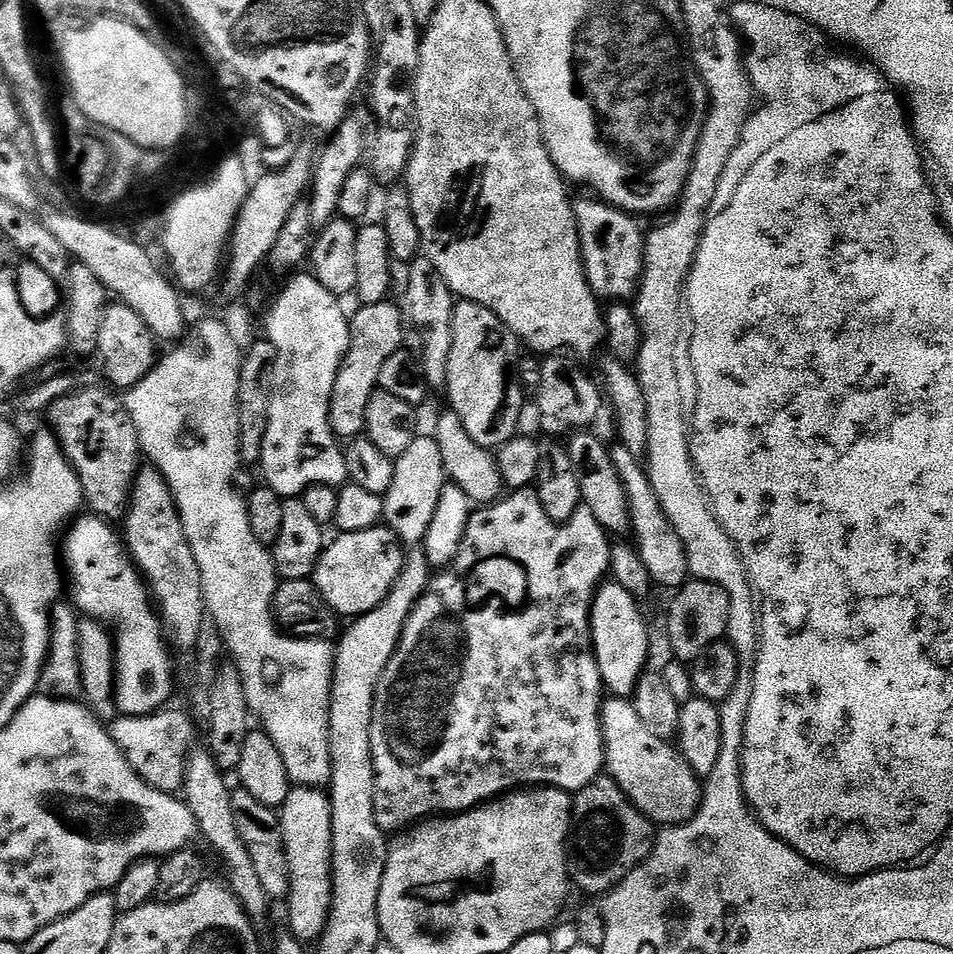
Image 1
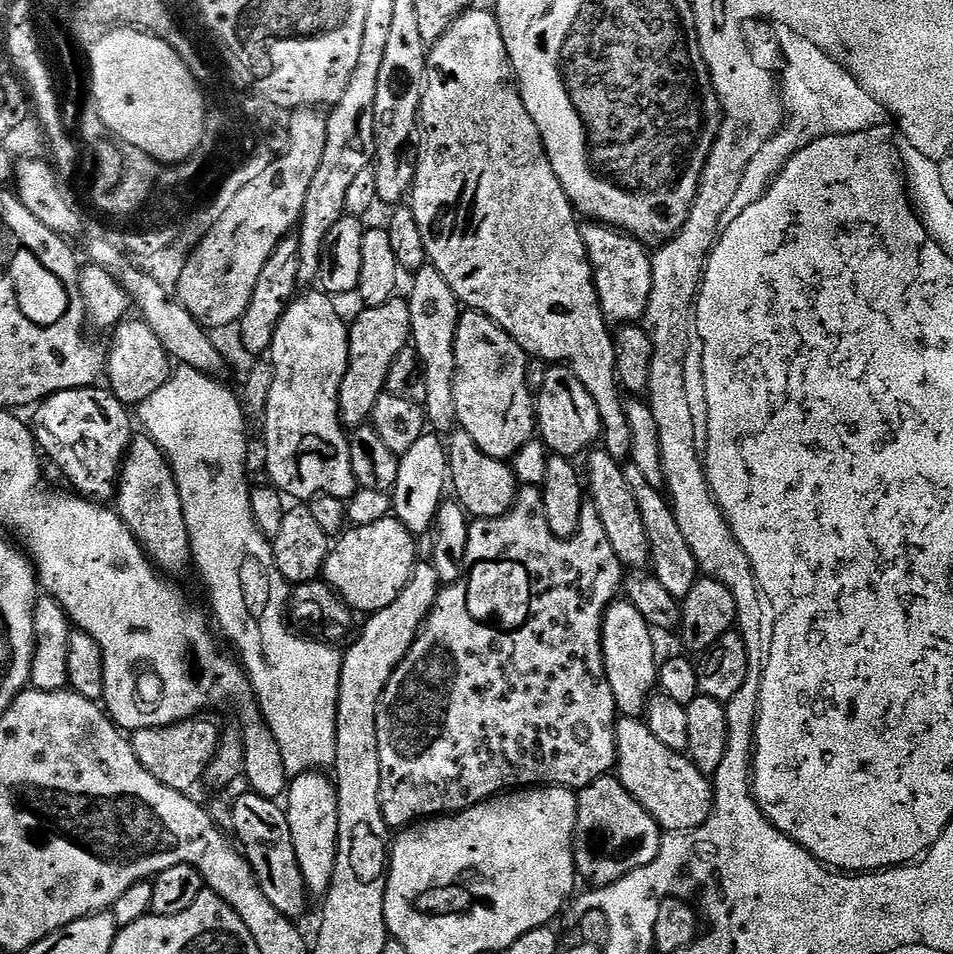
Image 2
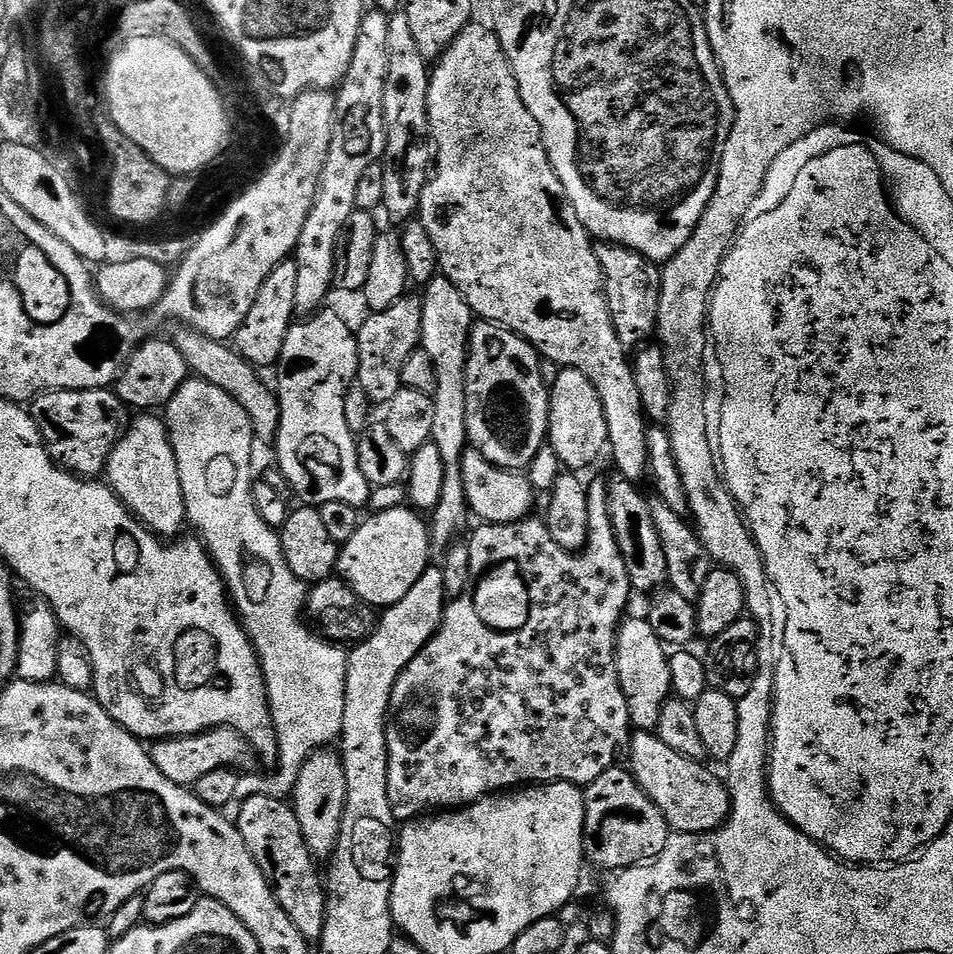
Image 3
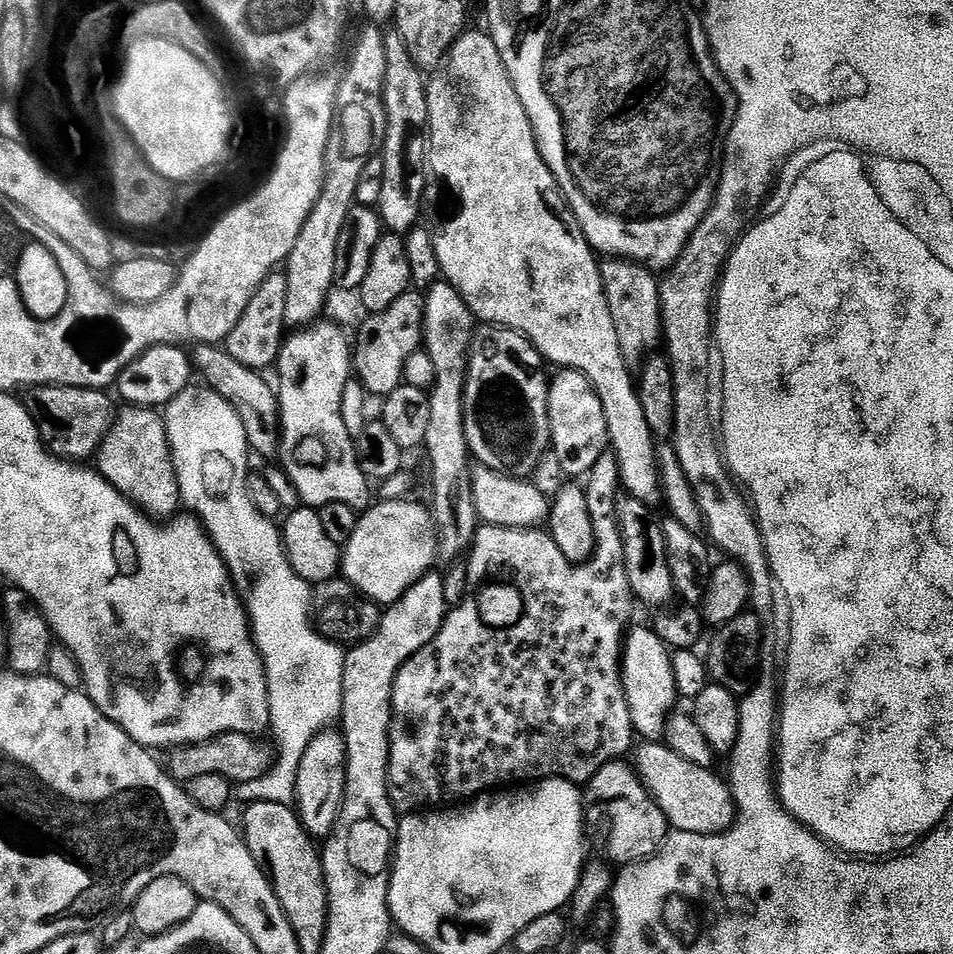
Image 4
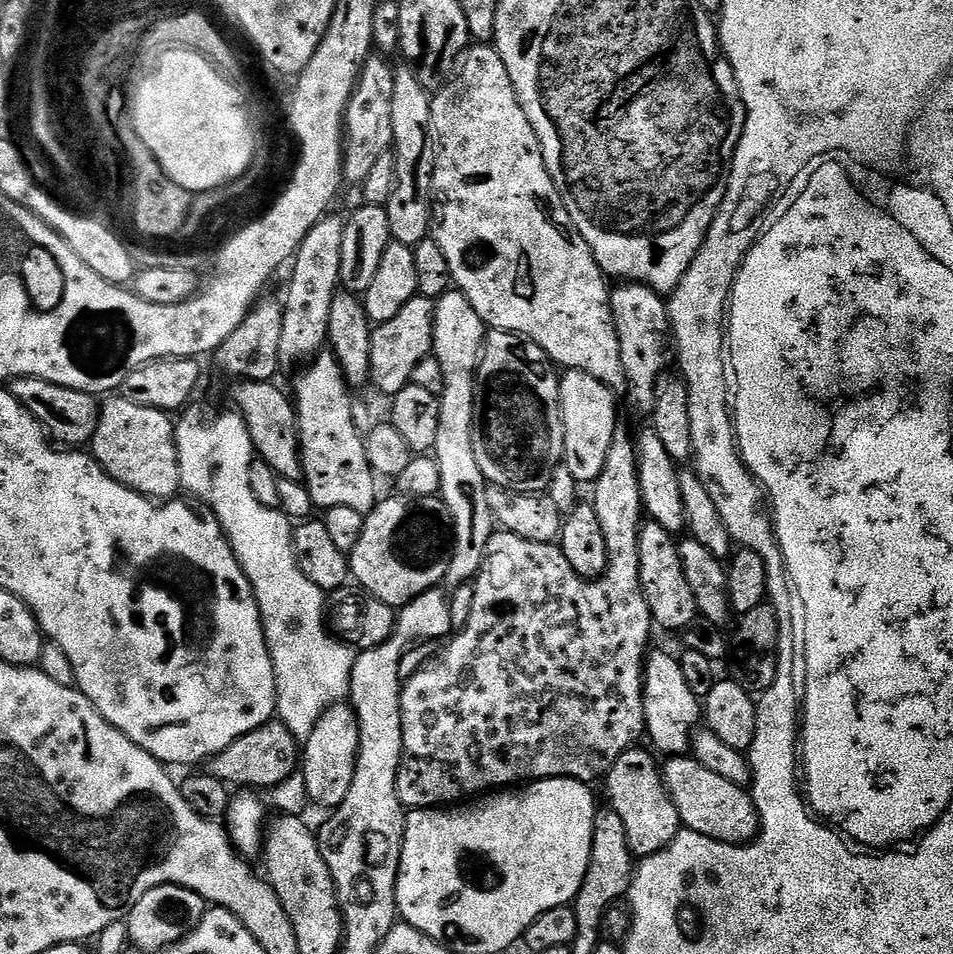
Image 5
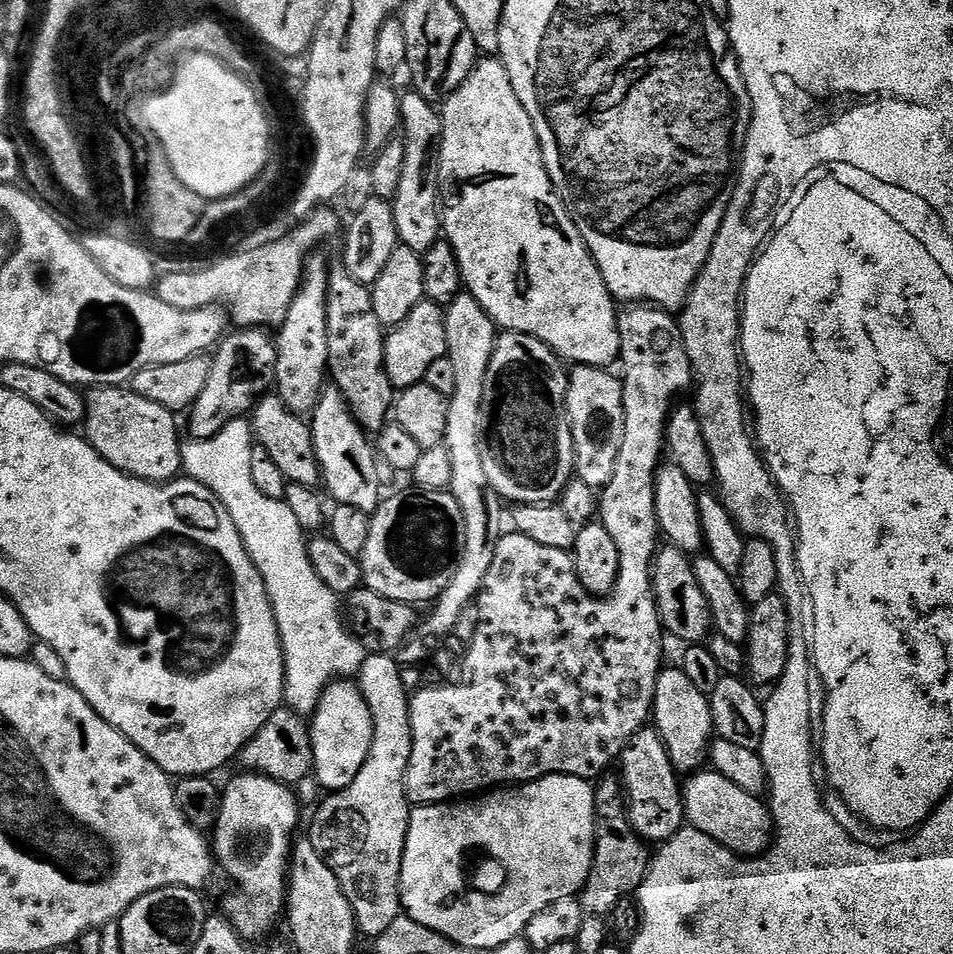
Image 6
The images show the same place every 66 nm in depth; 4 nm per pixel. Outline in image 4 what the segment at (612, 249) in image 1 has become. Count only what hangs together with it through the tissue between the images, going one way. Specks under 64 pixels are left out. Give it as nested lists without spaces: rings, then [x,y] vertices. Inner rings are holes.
[[[619,258],[605,259],[600,265],[600,276],[604,279],[604,293],[610,306],[610,318],[614,318],[614,330],[618,330],[618,342],[625,357],[644,358],[655,353],[659,344],[661,347],[664,335],[664,317],[660,310],[661,281],[652,269]]]

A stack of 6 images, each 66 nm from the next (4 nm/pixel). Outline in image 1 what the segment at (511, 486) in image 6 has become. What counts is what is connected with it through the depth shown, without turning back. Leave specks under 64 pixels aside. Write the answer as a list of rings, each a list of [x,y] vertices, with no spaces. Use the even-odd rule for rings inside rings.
[[[460,300],[454,310],[454,322],[452,323],[452,345],[450,346],[450,362],[448,363],[448,382],[446,385],[446,393],[448,392],[448,400],[451,411],[458,414],[458,418],[462,418],[462,426],[466,426],[466,434],[470,434],[470,438],[474,438],[474,442],[478,442],[478,446],[489,450],[499,449],[501,444],[510,442],[521,431],[520,415],[524,412],[524,400],[526,393],[521,387],[521,382],[517,376],[517,365],[522,359],[522,345],[509,328],[504,325],[502,318],[498,318],[498,314],[494,314],[490,310],[486,310],[486,306],[478,306],[478,302],[470,302],[469,300]]]

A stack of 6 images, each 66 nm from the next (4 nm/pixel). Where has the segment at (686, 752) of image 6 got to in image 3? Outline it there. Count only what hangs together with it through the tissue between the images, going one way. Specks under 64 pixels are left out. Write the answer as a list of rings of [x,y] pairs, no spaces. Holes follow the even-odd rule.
[[[625,619],[616,633],[616,669],[626,696],[628,719],[636,730],[655,729],[662,714],[662,706],[670,698],[672,679],[668,665],[669,653],[661,643],[647,619]],[[665,651],[665,652],[664,652]]]

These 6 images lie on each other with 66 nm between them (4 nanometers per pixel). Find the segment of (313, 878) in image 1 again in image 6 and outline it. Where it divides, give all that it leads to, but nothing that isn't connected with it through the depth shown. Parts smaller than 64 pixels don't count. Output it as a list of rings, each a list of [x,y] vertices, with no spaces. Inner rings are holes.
[[[340,678],[328,685],[322,694],[320,704],[310,717],[312,734],[312,766],[314,780],[329,793],[341,792],[362,770],[362,762],[370,754],[373,738],[372,715],[364,702],[359,687],[347,679]]]

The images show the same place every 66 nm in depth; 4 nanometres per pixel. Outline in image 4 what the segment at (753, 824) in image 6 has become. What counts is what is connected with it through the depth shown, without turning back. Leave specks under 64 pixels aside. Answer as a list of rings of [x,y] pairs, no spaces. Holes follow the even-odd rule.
[[[664,742],[641,743],[635,749],[635,756],[636,771],[640,773],[641,780],[648,787],[649,792],[656,799],[656,804],[664,811],[664,817],[675,831],[719,836],[736,823],[738,811],[731,787],[725,781],[723,784],[715,776],[712,768],[694,766],[694,762],[686,762],[682,754],[678,754]]]

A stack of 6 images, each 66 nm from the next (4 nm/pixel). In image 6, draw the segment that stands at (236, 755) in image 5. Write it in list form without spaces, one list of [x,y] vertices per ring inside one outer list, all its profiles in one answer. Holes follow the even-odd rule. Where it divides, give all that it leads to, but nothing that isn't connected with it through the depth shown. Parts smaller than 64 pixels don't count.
[[[281,706],[275,712],[274,714],[270,714],[270,718],[266,722],[266,726],[262,726],[262,730],[258,730],[258,734],[254,734],[254,738],[247,744],[246,747],[242,749],[240,752],[240,755],[238,757],[238,764],[241,764],[241,769],[247,770],[249,773],[256,774],[259,773],[259,775],[262,776],[269,776],[271,780],[276,780],[279,782],[279,784],[287,784],[289,786],[297,786],[296,784],[300,784],[303,782],[304,779],[311,777],[313,775],[314,769],[312,766],[312,734],[309,728],[309,725],[305,722],[305,719],[299,715],[297,715],[296,712],[292,711],[291,708],[287,706]]]

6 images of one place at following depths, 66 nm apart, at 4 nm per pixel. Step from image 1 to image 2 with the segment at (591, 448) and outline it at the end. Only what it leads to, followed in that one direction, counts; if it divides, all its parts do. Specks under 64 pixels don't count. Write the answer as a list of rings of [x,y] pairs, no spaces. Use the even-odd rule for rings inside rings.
[[[603,450],[589,451],[587,460],[586,492],[590,503],[598,510],[598,518],[602,518],[602,527],[606,529],[606,538],[610,538],[610,546],[614,546],[614,554],[625,569],[647,569],[652,559],[650,538],[646,538],[642,510],[638,510],[638,498],[634,498],[634,490],[630,490],[630,482],[626,482],[621,461],[615,460],[610,453]]]

